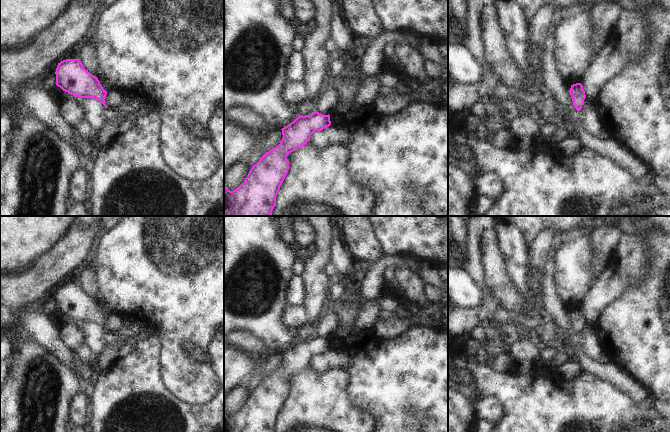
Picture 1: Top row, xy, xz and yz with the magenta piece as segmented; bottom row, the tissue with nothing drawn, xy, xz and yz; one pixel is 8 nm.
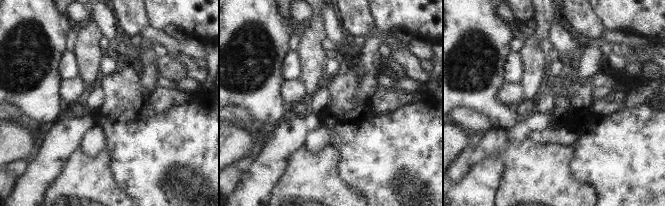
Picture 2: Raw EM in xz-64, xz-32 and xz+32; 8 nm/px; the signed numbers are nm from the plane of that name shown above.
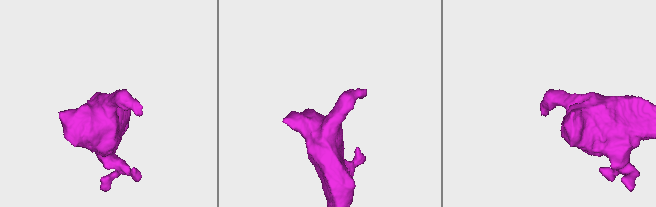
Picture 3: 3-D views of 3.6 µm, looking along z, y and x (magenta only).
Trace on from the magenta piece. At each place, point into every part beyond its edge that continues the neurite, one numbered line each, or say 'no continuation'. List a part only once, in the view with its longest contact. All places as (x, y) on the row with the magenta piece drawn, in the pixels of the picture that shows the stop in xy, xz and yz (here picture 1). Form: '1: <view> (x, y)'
no continuation

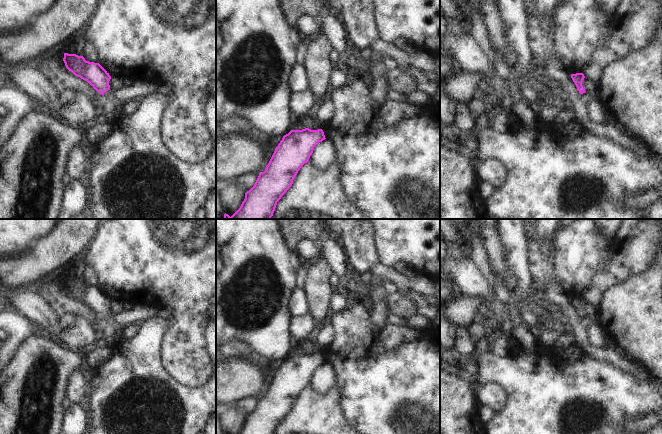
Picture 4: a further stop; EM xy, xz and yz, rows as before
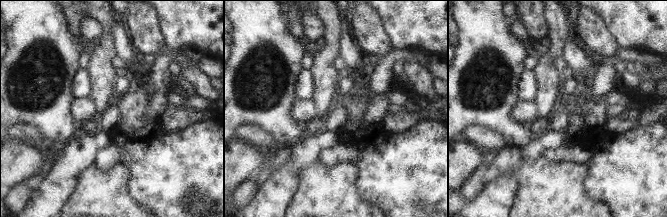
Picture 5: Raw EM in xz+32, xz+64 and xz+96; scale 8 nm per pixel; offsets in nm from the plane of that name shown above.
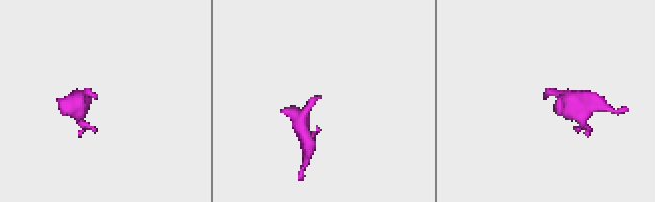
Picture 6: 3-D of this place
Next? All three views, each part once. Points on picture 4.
no continuation

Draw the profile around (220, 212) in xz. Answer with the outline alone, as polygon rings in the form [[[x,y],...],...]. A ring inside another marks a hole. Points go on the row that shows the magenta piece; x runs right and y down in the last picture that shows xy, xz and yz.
[[[216,191],[216,219],[224,219],[225,211],[221,205],[221,197]]]

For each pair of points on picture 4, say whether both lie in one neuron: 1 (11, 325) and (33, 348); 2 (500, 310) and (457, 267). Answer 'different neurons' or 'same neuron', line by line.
1: different neurons
2: same neuron

